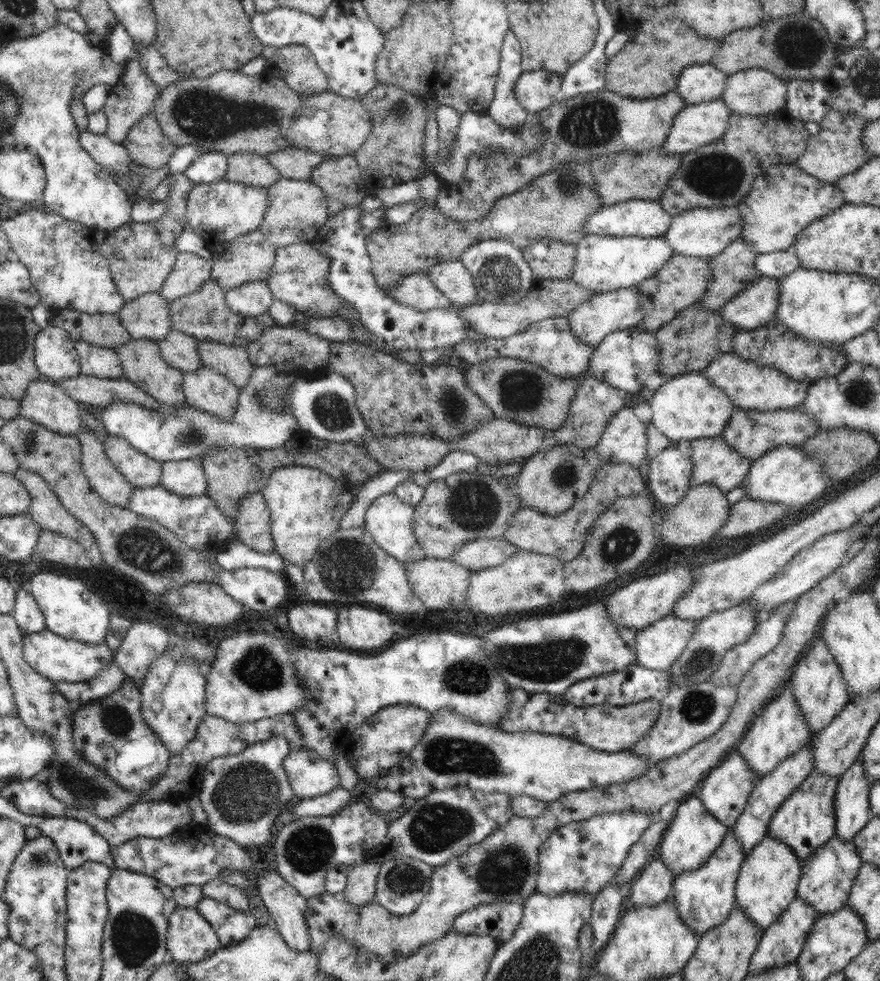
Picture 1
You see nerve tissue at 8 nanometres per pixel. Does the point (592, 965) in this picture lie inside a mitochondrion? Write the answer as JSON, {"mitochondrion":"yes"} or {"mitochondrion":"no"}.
{"mitochondrion":"no"}

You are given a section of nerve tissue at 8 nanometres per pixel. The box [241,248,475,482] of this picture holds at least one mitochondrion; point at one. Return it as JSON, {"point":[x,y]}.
{"point":[331,410]}

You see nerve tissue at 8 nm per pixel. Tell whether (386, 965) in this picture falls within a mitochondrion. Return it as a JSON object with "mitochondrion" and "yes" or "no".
{"mitochondrion":"no"}

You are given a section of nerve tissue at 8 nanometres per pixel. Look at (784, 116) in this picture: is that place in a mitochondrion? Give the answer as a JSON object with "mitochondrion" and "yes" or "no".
{"mitochondrion":"no"}

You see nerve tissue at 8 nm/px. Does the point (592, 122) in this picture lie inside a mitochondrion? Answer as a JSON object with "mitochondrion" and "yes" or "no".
{"mitochondrion":"yes"}

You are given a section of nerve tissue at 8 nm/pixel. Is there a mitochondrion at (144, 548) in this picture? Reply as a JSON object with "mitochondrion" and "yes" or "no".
{"mitochondrion":"yes"}

